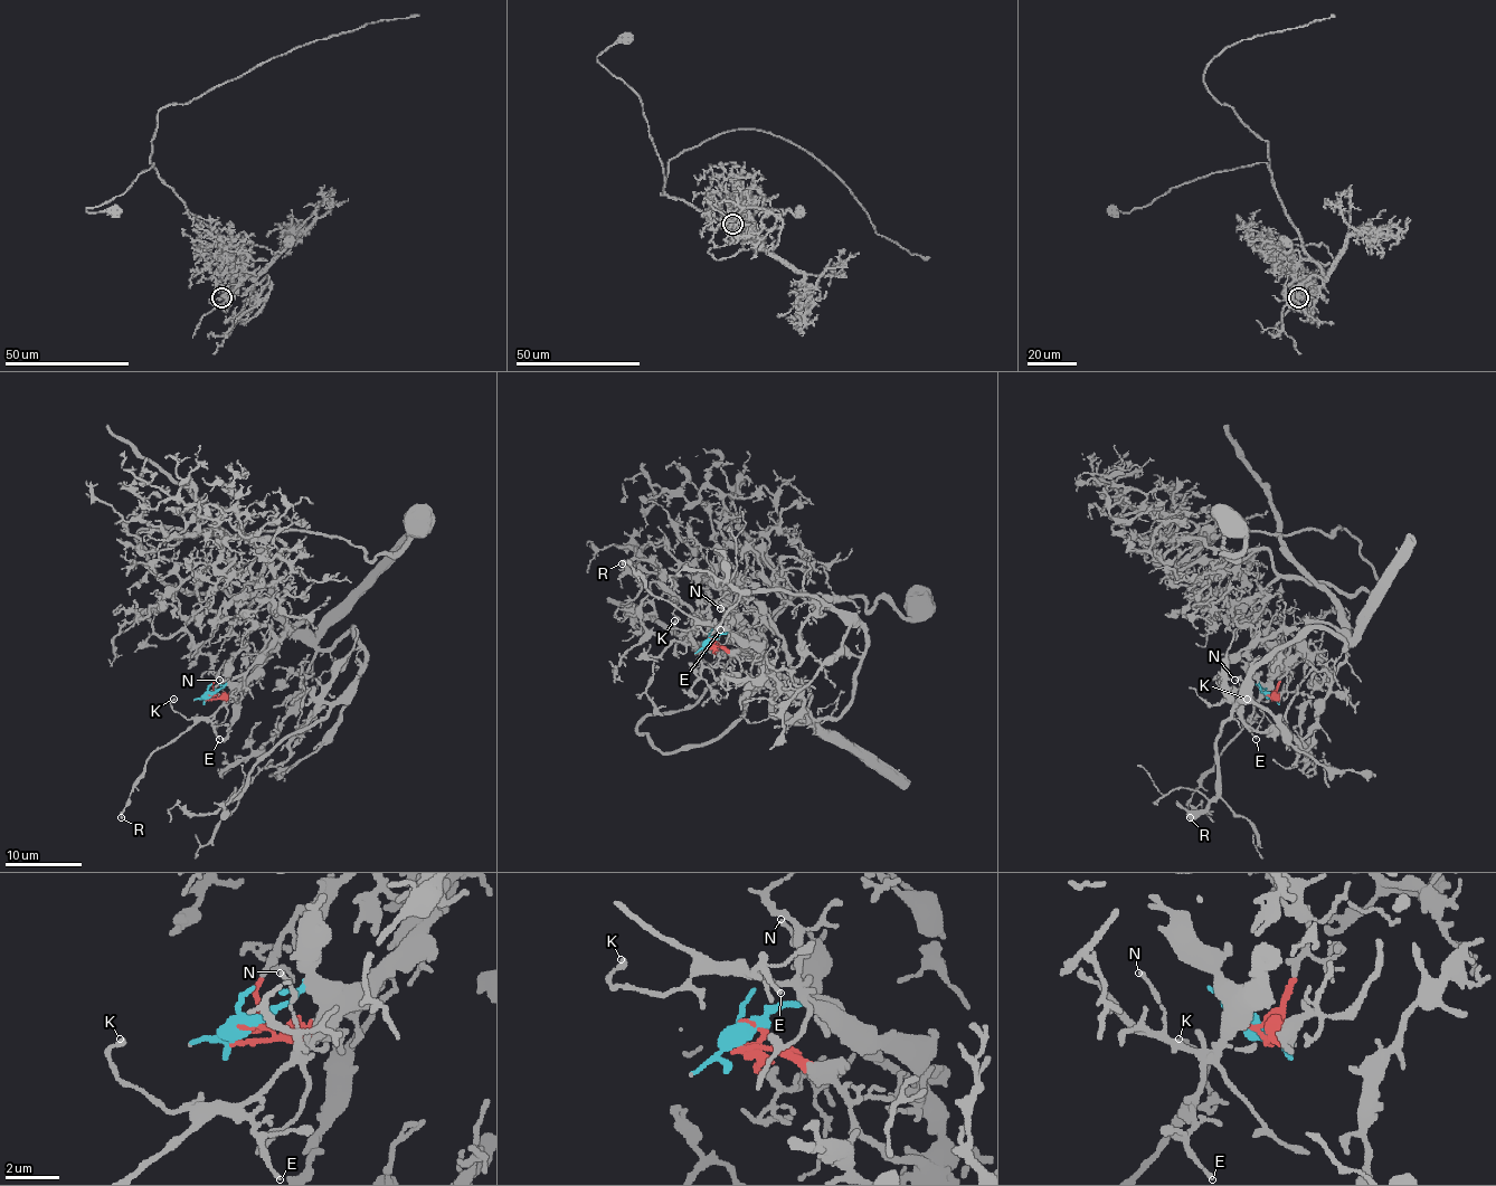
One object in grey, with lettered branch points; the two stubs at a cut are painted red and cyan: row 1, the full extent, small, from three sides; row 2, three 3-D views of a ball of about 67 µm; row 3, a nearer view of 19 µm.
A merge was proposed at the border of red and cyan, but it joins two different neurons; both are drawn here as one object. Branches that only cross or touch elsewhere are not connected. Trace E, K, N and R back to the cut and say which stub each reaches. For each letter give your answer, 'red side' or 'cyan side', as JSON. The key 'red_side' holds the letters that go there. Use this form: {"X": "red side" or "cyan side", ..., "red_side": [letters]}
{"E": "cyan side", "K": "cyan side", "N": "cyan side", "R": "cyan side", "red_side": []}

